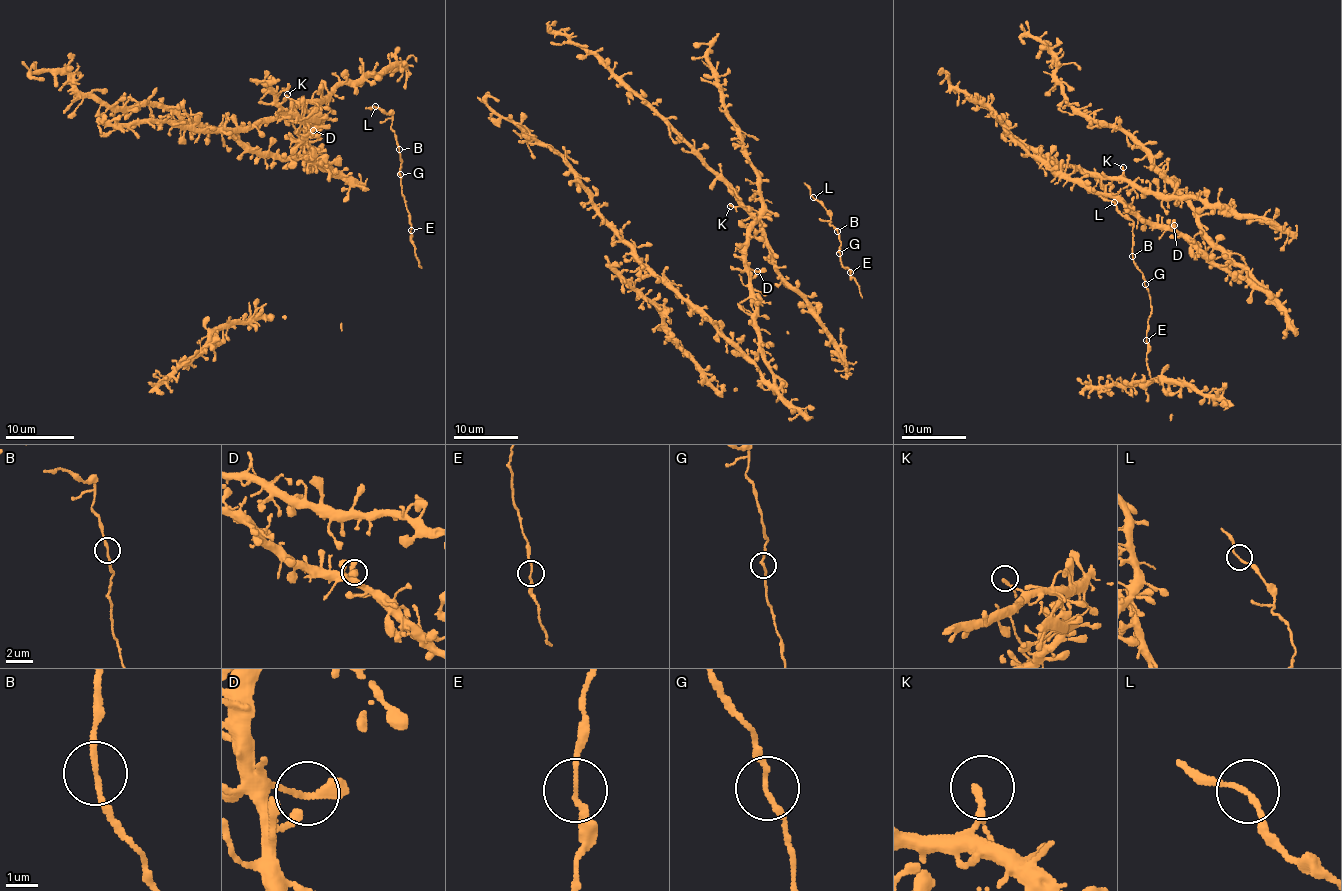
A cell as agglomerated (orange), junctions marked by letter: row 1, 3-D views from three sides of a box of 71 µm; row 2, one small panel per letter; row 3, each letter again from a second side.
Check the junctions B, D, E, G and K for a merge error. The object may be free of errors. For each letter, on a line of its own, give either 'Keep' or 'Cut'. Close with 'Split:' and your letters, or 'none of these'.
B: Keep
D: Keep
E: Keep
G: Keep
K: Keep
Split: none of these

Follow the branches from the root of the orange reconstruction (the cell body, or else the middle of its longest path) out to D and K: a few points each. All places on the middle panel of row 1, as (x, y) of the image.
D: (753, 292), (749, 271), (757, 271)
K: (753, 292), (746, 269), (746, 235), (760, 215), (762, 205), (757, 213), (748, 213), (742, 206), (730, 206)

